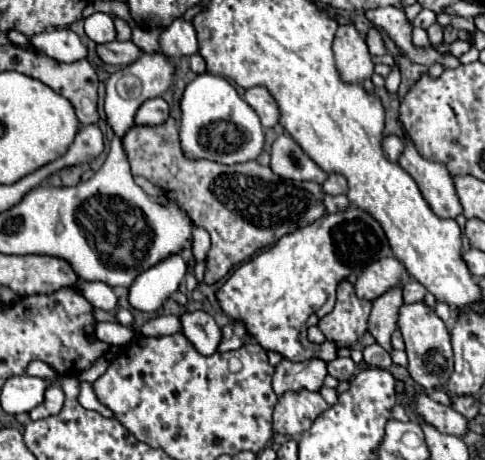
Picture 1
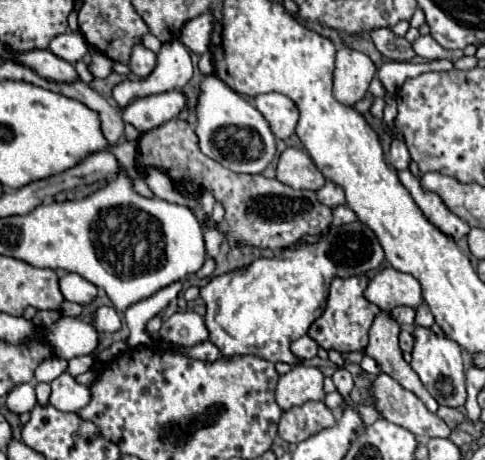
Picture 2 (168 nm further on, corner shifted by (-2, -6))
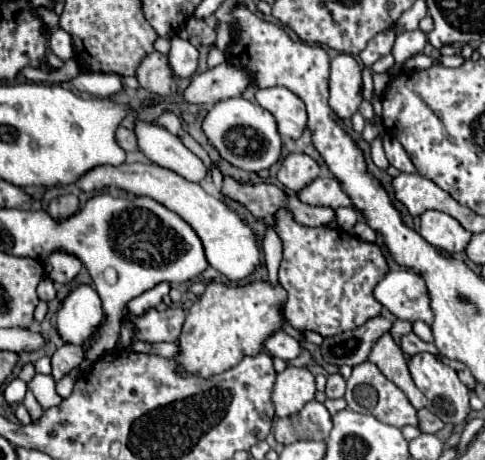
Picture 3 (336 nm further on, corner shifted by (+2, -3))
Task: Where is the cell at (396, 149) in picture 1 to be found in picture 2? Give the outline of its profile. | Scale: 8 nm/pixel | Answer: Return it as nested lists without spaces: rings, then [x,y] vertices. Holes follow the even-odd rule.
[[[393,140],[393,144],[391,144],[391,152],[389,152],[389,162],[391,162],[391,166],[395,168],[395,170],[407,170],[407,166],[409,166],[409,152],[407,152],[407,146],[405,146],[405,142],[403,140]]]

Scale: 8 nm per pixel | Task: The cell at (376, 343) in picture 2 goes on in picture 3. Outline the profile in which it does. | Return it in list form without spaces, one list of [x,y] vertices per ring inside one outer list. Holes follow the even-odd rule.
[[[385,333],[373,347],[371,355],[369,355],[369,361],[375,363],[379,367],[379,371],[389,379],[393,381],[409,399],[409,403],[415,407],[415,409],[421,409],[425,407],[425,395],[413,385],[413,379],[411,379],[411,373],[407,369],[407,359],[403,357],[403,351],[401,347],[393,341],[393,337],[389,333]]]

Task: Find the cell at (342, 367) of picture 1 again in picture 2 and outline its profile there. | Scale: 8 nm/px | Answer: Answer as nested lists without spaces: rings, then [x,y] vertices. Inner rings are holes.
[[[337,368],[335,374],[333,374],[333,382],[335,382],[337,390],[339,390],[343,396],[349,396],[349,392],[351,392],[351,388],[353,388],[353,378],[351,378],[349,370]]]

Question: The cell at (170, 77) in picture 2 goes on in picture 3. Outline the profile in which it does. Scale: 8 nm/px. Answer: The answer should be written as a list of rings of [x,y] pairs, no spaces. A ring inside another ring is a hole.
[[[181,37],[171,39],[171,51],[169,51],[169,63],[177,77],[191,77],[199,63],[199,51],[189,41]]]

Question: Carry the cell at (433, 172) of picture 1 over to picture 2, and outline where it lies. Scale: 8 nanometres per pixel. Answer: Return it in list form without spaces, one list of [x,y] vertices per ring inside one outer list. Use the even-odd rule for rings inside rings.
[[[405,170],[405,172],[399,172],[399,180],[411,192],[413,200],[417,202],[425,218],[431,220],[439,230],[443,230],[445,234],[451,234],[455,240],[461,240],[469,232],[469,226],[453,212],[449,212],[449,208],[445,206],[441,196],[437,196],[437,192],[425,192],[425,188],[421,188],[419,176],[413,176],[409,170]]]

